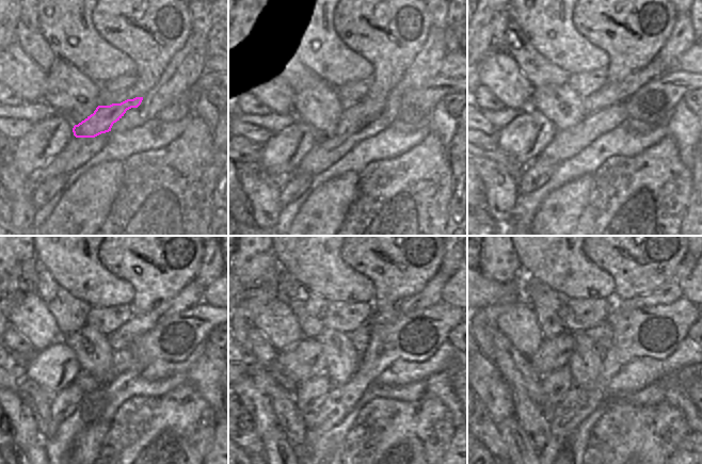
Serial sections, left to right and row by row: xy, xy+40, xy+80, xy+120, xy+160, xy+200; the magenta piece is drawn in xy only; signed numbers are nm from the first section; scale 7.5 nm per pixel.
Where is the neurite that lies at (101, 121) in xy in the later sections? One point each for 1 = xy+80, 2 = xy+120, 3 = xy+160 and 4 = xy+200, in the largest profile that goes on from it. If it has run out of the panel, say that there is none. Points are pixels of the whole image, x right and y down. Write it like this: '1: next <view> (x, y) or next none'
1: next xy+80 (610, 94)
2: next xy+120 (191, 294)
3: next xy+160 (430, 294)
4: next xy+200 (671, 290)

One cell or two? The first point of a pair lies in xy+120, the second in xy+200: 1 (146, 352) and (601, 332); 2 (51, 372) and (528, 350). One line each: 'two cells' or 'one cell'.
1: two cells
2: two cells

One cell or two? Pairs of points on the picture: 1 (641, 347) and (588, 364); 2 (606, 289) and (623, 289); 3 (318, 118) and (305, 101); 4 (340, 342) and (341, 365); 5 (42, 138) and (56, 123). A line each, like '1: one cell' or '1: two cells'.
1: two cells
2: two cells
3: one cell
4: one cell
5: one cell

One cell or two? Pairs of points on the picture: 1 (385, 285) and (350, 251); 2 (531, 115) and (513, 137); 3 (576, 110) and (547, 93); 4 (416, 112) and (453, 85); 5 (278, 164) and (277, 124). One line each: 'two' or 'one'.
1: one
2: one
3: one
4: one
5: two

